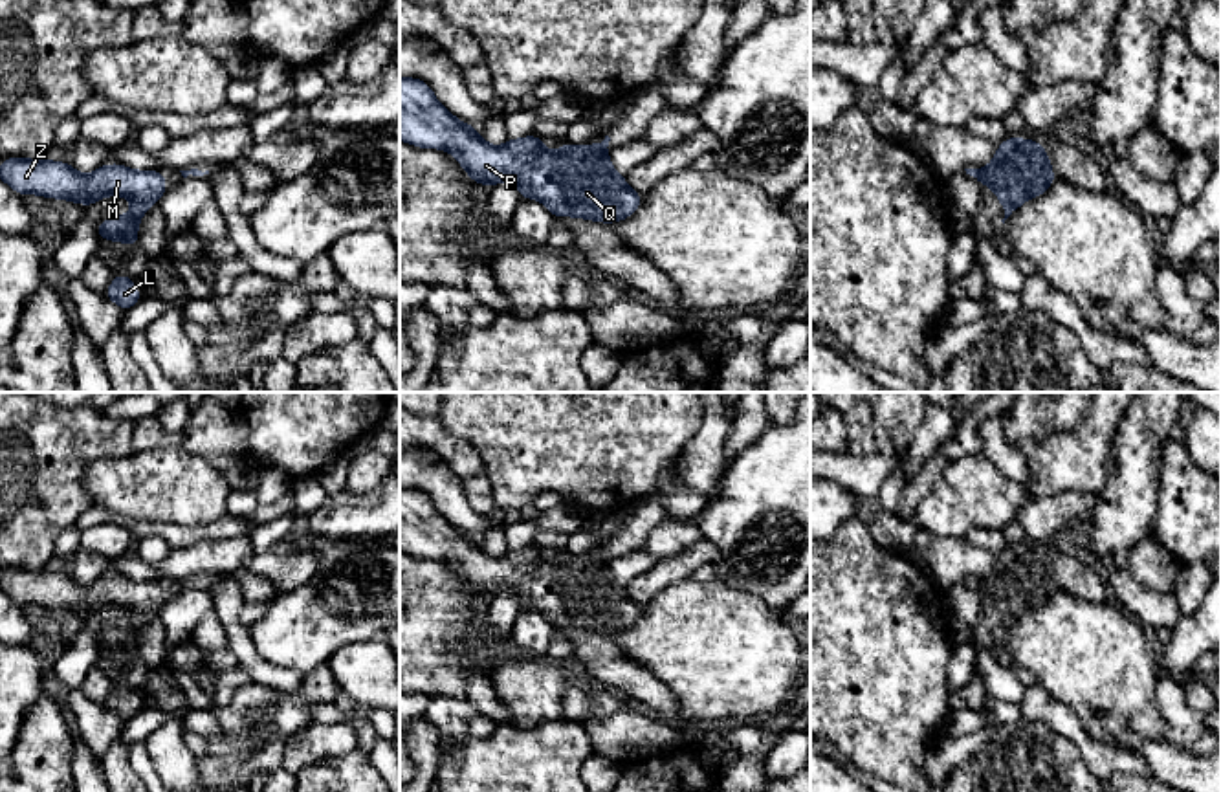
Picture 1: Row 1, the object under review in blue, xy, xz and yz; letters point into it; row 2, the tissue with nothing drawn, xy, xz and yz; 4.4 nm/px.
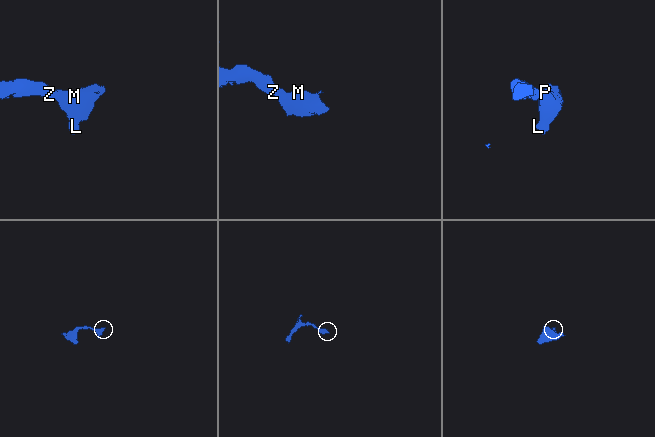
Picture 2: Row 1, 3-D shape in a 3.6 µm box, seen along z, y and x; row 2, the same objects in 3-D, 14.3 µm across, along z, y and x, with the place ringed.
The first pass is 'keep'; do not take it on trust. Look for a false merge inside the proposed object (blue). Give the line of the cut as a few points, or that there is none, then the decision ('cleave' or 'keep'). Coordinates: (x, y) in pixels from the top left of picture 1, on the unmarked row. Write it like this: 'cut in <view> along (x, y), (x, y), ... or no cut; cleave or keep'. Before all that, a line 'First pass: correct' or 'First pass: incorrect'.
First pass: correct
no cut; keep

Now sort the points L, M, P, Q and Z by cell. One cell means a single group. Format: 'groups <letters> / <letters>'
groups L M P Q Z

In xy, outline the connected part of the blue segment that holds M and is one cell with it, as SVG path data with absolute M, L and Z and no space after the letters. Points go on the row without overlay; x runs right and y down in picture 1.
M7 568L0 574L4 590L18 607L31 603L42 609L82 612L84 622L101 607L128 607L134 620L123 627L106 627L97 638L97 651L110 649L139 656L138 632L150 614L160 616L169 592L154 581L132 581L121 574L101 576L90 587L81 587L72 574Z

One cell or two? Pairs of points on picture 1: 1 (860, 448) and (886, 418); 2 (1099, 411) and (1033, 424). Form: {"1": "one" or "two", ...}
{"1": "two", "2": "two"}

